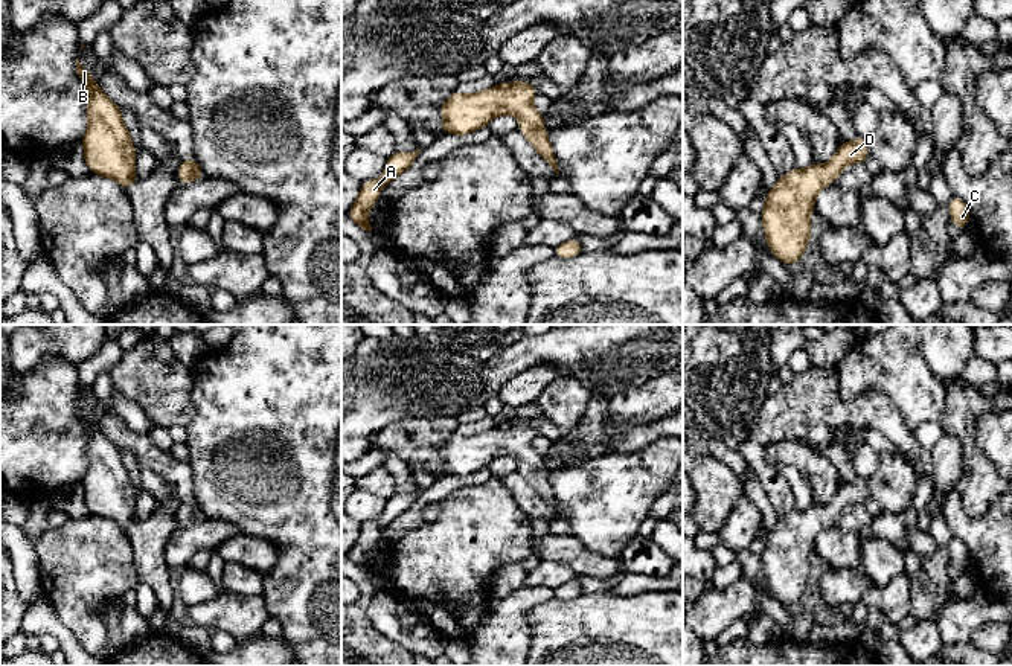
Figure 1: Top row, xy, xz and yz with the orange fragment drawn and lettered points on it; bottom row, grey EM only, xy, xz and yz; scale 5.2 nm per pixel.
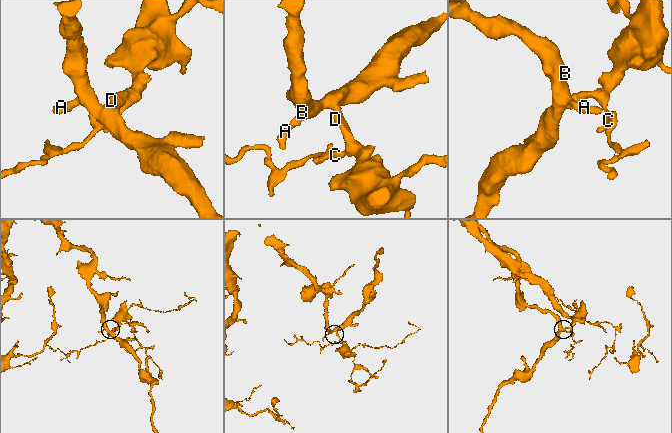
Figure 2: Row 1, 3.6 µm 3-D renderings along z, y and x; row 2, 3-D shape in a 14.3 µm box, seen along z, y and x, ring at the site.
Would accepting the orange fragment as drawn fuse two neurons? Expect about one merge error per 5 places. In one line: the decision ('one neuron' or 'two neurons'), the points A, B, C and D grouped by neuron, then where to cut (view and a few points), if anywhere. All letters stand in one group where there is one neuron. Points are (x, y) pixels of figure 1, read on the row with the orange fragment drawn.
one neuron | A B C D | no cut

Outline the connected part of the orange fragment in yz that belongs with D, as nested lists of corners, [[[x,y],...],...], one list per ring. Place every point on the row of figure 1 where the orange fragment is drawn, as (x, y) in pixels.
[[[864,137],[841,142],[823,166],[794,168],[777,178],[765,197],[761,213],[767,245],[782,264],[797,264],[811,239],[811,213],[820,191],[835,181],[850,163],[864,163],[869,149]]]

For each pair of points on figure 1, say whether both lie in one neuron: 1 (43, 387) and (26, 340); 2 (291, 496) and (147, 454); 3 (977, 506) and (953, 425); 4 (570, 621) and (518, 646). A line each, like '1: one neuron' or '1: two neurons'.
1: two neurons
2: two neurons
3: one neuron
4: two neurons

